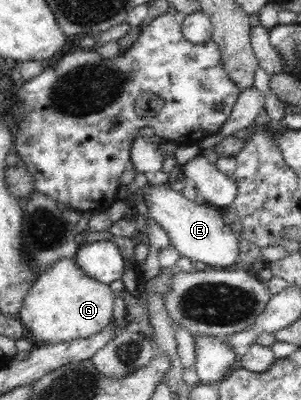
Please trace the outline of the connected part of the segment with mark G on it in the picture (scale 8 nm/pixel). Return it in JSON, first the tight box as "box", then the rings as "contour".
{"box":[18,257,116,344],"contour":[[[67,257],[55,261],[35,280],[18,317],[34,344],[58,343],[72,339],[86,339],[102,331],[112,321],[116,286],[92,279],[78,267],[78,260]]]}

